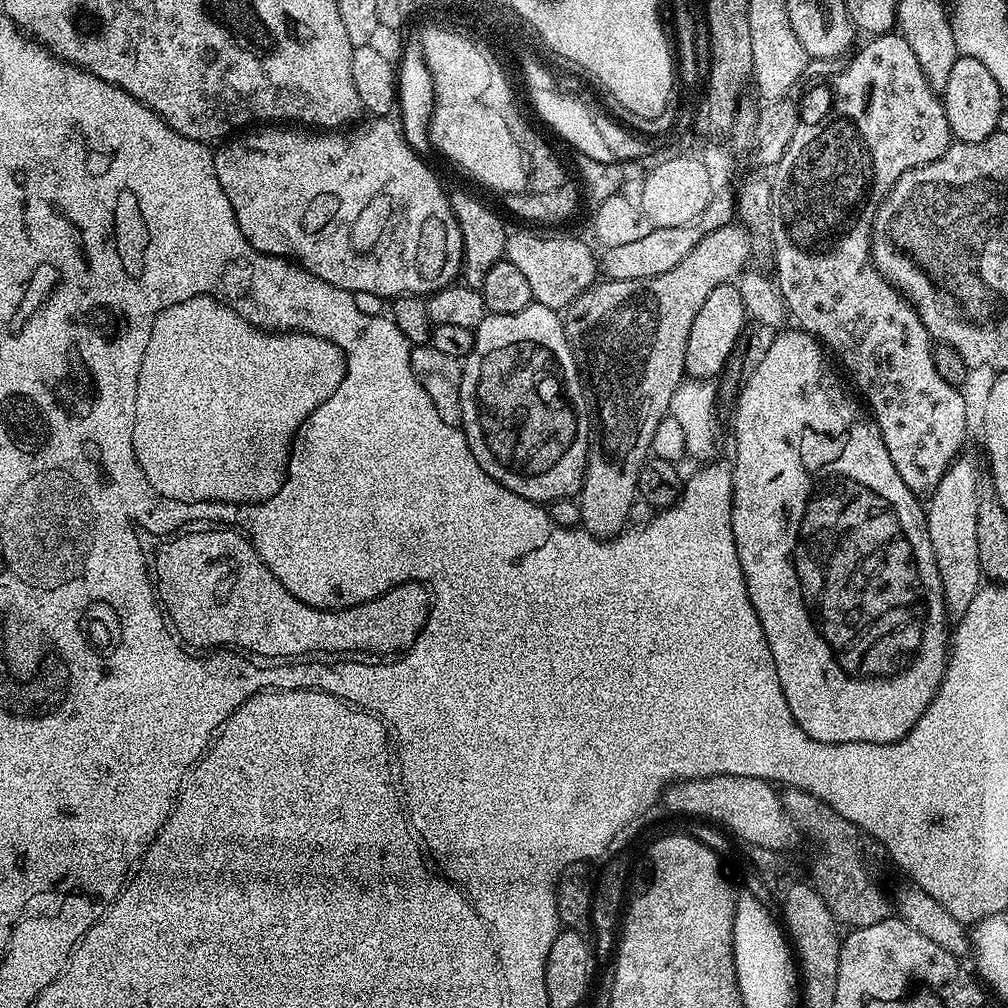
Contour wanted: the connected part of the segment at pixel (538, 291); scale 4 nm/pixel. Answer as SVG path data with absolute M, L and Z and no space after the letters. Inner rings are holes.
M513 231L508 238L506 259L514 262L532 291L535 303L563 310L576 296L588 291L598 280L598 260L586 245L572 236L531 236Z

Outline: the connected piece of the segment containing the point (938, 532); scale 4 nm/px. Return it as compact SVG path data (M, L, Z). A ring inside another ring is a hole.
M961 454L952 461L946 474L942 474L942 482L926 500L930 546L934 550L934 562L938 562L938 574L942 578L944 605L948 607L948 615L952 618L959 618L966 614L970 602L974 602L974 594L978 594L982 586L980 563L978 562L978 502L980 501L981 483L982 477L976 469L975 462L967 454Z

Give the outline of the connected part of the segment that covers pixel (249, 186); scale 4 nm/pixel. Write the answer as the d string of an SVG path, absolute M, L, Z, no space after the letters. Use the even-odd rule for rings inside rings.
M368 118L365 124L357 123L344 131L321 132L309 130L304 126L252 126L225 139L215 149L214 170L218 182L222 182L222 190L226 198L230 198L230 206L234 206L234 218L246 242L250 242L254 250L267 256L291 258L301 268L314 273L318 278L353 294L365 292L368 296L385 296L385 298L411 294L424 298L448 284L457 283L464 267L464 247L462 230L454 218L449 193L447 191L444 193L439 178L424 165L425 157L416 153L407 144L401 129L395 123L392 125L390 121L391 119L388 118Z

